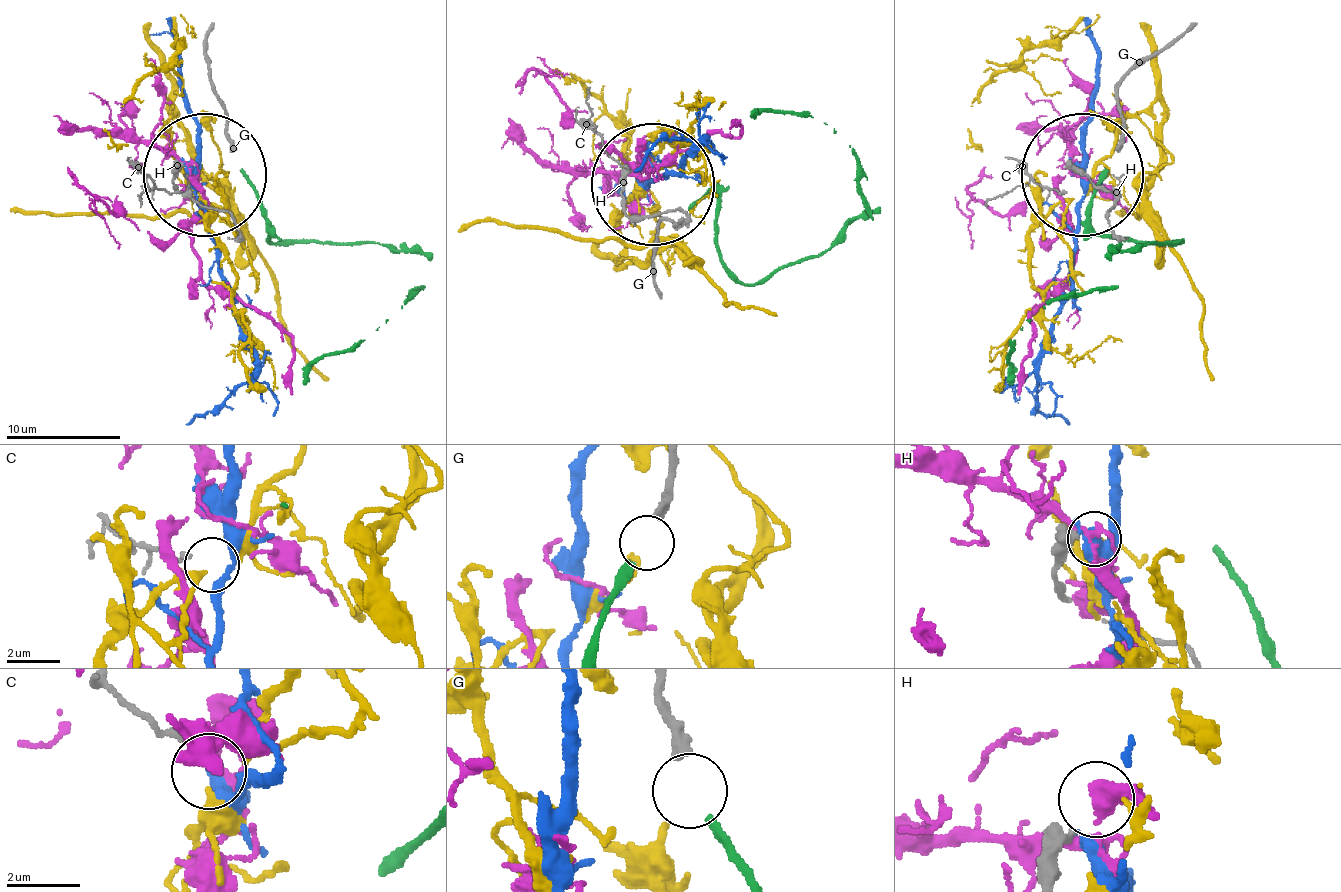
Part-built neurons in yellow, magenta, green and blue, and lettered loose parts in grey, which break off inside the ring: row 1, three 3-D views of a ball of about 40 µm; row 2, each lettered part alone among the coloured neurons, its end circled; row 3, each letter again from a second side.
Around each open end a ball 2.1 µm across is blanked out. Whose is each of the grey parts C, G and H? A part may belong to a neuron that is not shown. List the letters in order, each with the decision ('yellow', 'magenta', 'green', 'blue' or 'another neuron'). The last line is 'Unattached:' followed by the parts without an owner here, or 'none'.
C: yellow
G: green
H: another neuron
Unattached: H

